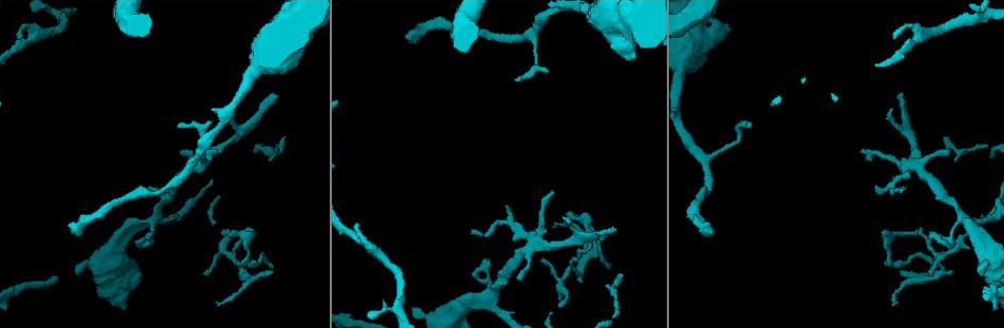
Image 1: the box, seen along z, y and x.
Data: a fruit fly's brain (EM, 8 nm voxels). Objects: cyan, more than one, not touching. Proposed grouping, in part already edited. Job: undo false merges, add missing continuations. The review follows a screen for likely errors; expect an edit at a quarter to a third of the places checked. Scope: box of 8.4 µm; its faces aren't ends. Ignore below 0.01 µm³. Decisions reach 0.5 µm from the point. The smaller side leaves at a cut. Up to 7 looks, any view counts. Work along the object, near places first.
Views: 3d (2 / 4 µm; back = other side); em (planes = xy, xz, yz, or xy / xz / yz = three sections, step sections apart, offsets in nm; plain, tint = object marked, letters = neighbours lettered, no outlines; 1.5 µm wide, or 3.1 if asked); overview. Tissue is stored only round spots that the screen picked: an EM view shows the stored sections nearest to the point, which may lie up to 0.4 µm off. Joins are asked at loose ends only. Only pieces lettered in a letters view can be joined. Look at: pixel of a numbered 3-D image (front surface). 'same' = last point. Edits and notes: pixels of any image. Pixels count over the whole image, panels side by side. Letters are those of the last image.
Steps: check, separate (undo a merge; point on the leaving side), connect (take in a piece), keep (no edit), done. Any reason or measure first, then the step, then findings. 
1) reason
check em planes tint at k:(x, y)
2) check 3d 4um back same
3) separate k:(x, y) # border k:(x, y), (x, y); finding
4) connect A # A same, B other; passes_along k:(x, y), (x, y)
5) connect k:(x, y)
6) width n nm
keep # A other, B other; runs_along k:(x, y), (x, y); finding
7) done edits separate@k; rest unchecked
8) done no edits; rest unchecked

free end
check em xy step 8 letters at 1:(929, 238)

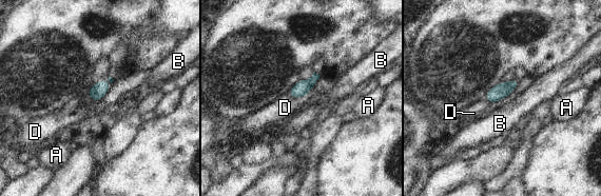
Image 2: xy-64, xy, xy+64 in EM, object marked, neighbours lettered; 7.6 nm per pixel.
width 120 nm
keep # A other, B other, D other; border 2:(287, 94), (293, 97), (305, 98); none of them fits

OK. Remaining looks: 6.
branch stops here
check 3d 4um at 1:(276, 96)

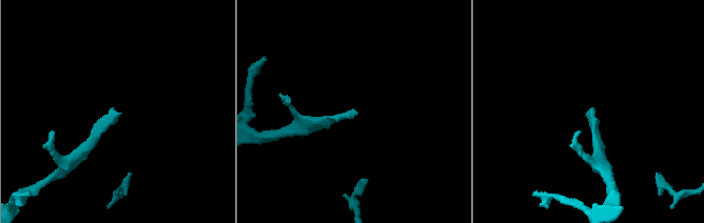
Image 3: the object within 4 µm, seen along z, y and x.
need the tissue
check em planes letters at 3:(588, 112)

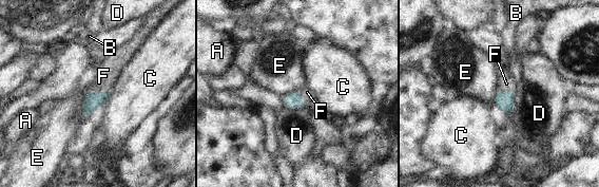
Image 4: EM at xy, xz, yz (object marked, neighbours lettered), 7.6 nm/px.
connect F # A other, B other, C other, D other, E other, F same; it goes on there

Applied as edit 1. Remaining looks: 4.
free end
check em planes plain at 1:(553, 227)

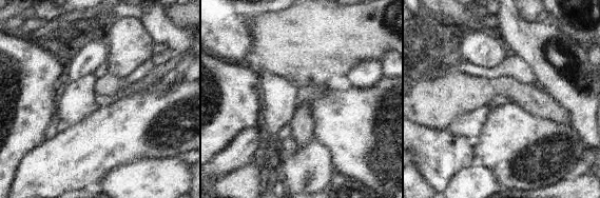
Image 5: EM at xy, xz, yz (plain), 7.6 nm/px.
check em planes letters same

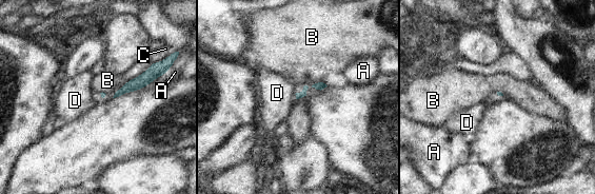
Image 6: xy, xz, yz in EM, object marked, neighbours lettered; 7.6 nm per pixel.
keep # A other, B other, C other, D other; border 6:(322, 81), (315, 82), (311, 86); no lettered piece goes on from it

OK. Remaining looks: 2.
done edits connect@4; rest unchecked

